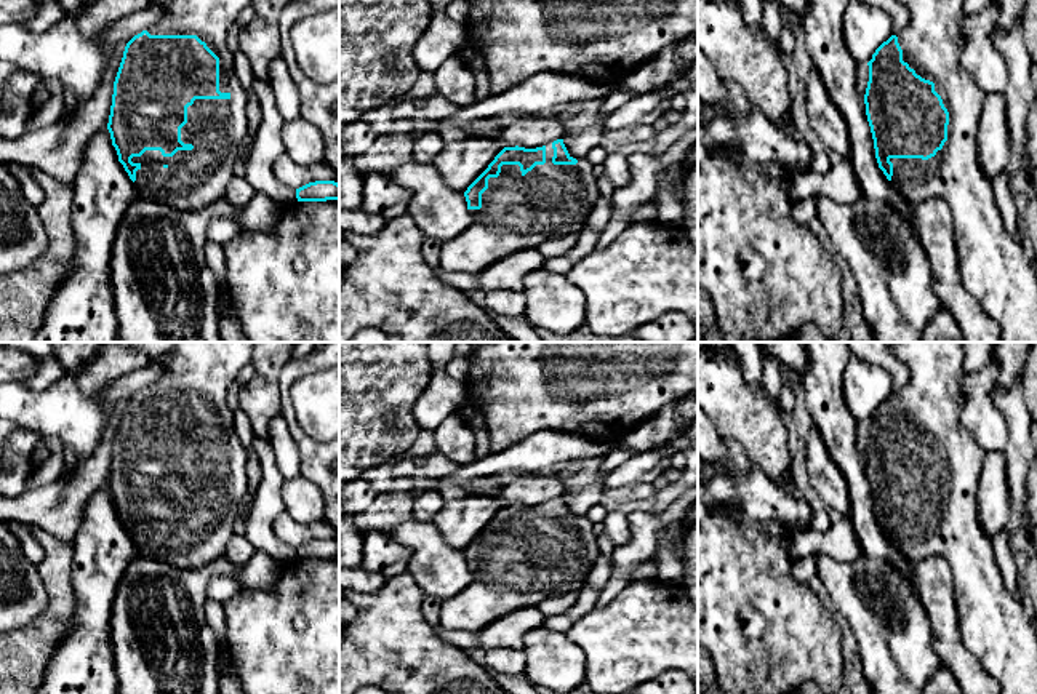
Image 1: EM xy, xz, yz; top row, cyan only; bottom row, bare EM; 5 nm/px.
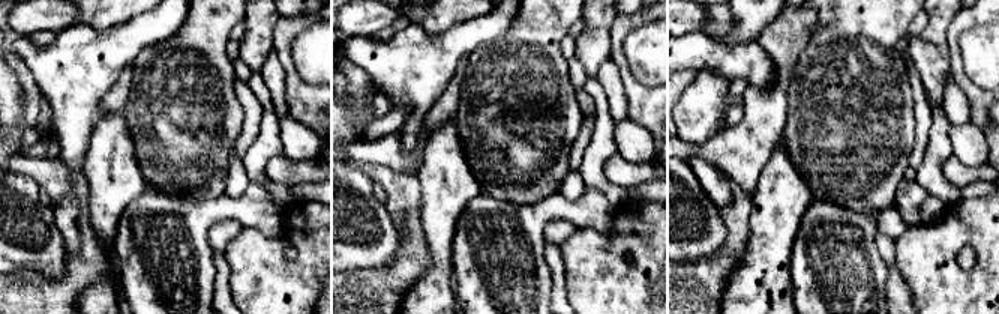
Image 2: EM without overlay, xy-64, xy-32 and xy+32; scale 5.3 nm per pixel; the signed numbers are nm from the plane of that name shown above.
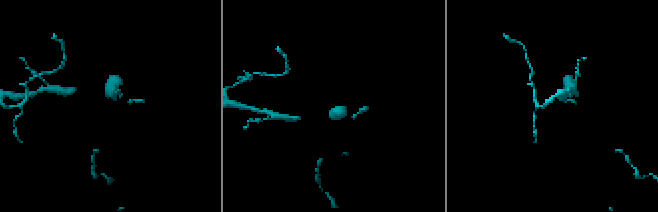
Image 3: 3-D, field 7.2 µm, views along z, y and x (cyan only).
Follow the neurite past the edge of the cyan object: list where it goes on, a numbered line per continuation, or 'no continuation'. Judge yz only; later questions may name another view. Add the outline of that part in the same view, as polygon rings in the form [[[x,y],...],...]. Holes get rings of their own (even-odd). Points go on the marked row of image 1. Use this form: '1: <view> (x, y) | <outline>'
1: yz (994, 269) | [[[898,0],[909,13],[909,22],[899,30],[898,43],[903,50],[903,61],[909,64],[925,80],[935,83],[935,91],[941,96],[949,112],[947,141],[935,157],[922,158],[890,158],[893,163],[891,184],[911,208],[925,198],[941,198],[951,211],[951,225],[955,237],[957,270],[962,283],[983,309],[999,323],[1000,342],[1037,342],[1037,273],[1034,264],[1027,261],[1019,241],[1013,240],[1003,227],[1003,217],[994,197],[992,181],[984,174],[978,155],[978,130],[986,93],[960,66],[963,45],[962,16],[963,0]]]

